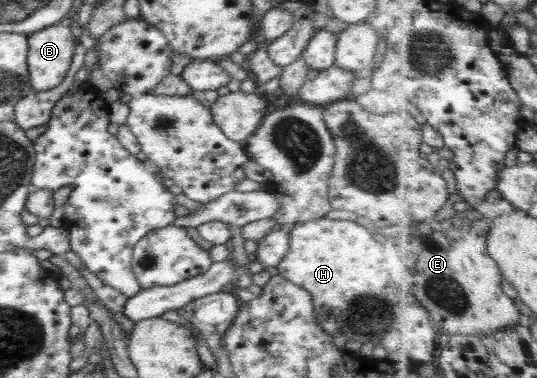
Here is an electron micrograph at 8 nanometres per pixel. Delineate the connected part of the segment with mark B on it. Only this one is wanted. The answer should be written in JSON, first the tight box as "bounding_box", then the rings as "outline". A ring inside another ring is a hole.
{"bounding_box":[27,16,75,91],"outline":[[[66,16],[59,23],[28,35],[27,65],[29,68],[29,81],[34,91],[50,90],[59,85],[66,76],[75,48],[75,37],[70,29],[70,24],[71,19]]]}

